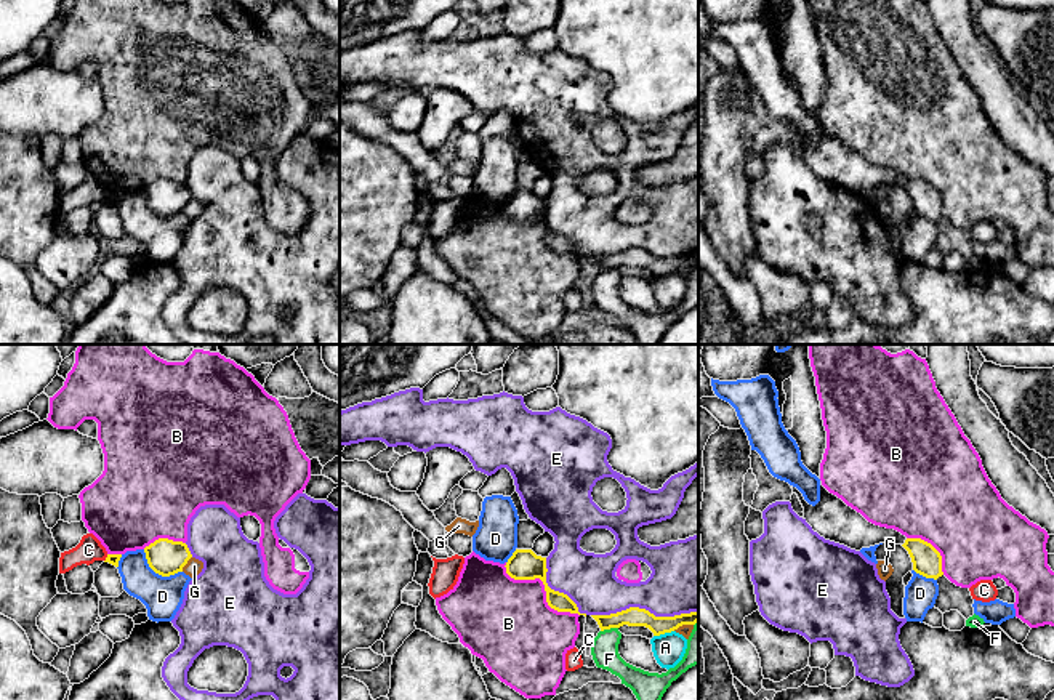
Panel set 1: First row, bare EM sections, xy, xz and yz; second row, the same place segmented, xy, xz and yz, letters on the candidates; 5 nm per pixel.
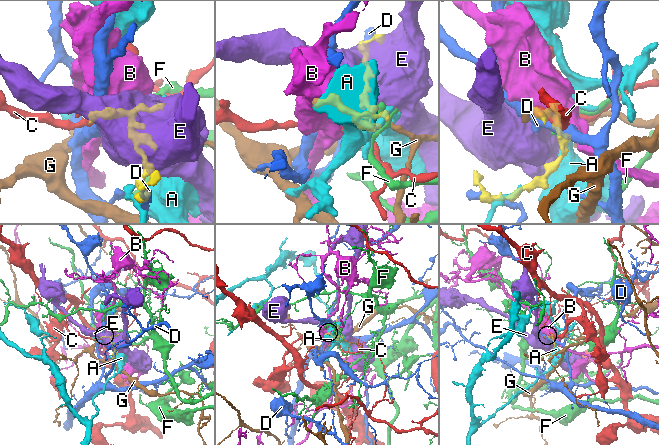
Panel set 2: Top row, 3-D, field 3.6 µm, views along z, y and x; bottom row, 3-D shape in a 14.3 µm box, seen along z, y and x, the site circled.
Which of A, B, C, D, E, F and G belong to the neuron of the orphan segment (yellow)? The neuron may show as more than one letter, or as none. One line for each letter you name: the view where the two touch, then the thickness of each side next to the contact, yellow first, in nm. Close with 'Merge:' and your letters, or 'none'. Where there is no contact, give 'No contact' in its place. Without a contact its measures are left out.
Merge: none

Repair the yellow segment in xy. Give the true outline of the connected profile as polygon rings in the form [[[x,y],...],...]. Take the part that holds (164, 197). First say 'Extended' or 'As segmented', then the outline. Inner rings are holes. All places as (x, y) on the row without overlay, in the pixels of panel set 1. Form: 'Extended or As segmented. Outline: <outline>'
As segmented. Outline: [[[159,179],[144,189],[149,208],[162,216],[170,218],[183,213],[183,208],[192,199],[189,189],[183,183]]]

